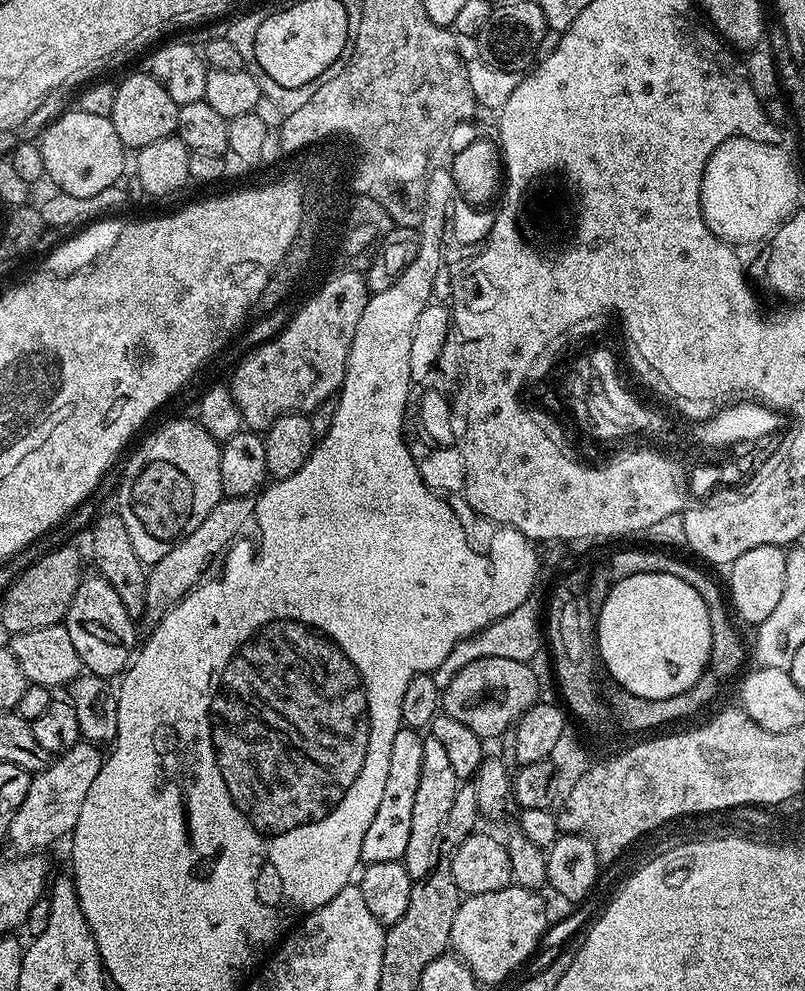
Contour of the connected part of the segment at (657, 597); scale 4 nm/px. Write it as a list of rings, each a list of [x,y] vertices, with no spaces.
[[[634,572],[631,576],[622,578],[606,594],[606,598],[598,605],[596,616],[596,648],[600,651],[600,660],[604,663],[604,668],[620,683],[619,687],[638,698],[647,700],[661,700],[662,698],[674,698],[674,694],[682,694],[686,690],[697,687],[706,675],[708,659],[710,658],[710,646],[712,645],[712,635],[710,634],[710,614],[706,610],[706,602],[702,602],[702,594],[694,590],[694,586],[689,586],[682,582],[682,578],[674,578],[674,574],[665,572]]]

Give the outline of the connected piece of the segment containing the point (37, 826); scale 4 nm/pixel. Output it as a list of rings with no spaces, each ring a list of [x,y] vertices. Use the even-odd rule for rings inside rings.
[[[81,742],[59,753],[47,768],[32,776],[30,790],[26,790],[26,798],[22,798],[22,806],[18,806],[6,837],[7,843],[12,843],[13,853],[36,854],[63,836],[64,839],[71,837],[78,822],[78,810],[82,810],[82,801],[94,778],[98,778],[104,758],[105,753],[97,745]]]

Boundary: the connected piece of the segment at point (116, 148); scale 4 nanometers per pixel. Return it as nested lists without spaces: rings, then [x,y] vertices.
[[[69,110],[44,129],[38,143],[45,177],[49,181],[52,179],[61,192],[77,198],[90,198],[121,183],[126,149],[109,117]]]

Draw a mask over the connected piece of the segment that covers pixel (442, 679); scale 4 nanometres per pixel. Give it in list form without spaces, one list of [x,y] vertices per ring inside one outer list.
[[[530,598],[522,606],[518,606],[518,610],[510,610],[510,614],[498,618],[469,640],[456,644],[454,650],[450,650],[446,662],[442,662],[442,666],[438,666],[431,675],[442,690],[450,682],[450,678],[454,678],[458,670],[462,670],[462,666],[478,658],[514,658],[532,662],[540,652],[540,640],[542,644],[542,604],[539,604],[536,598]]]

